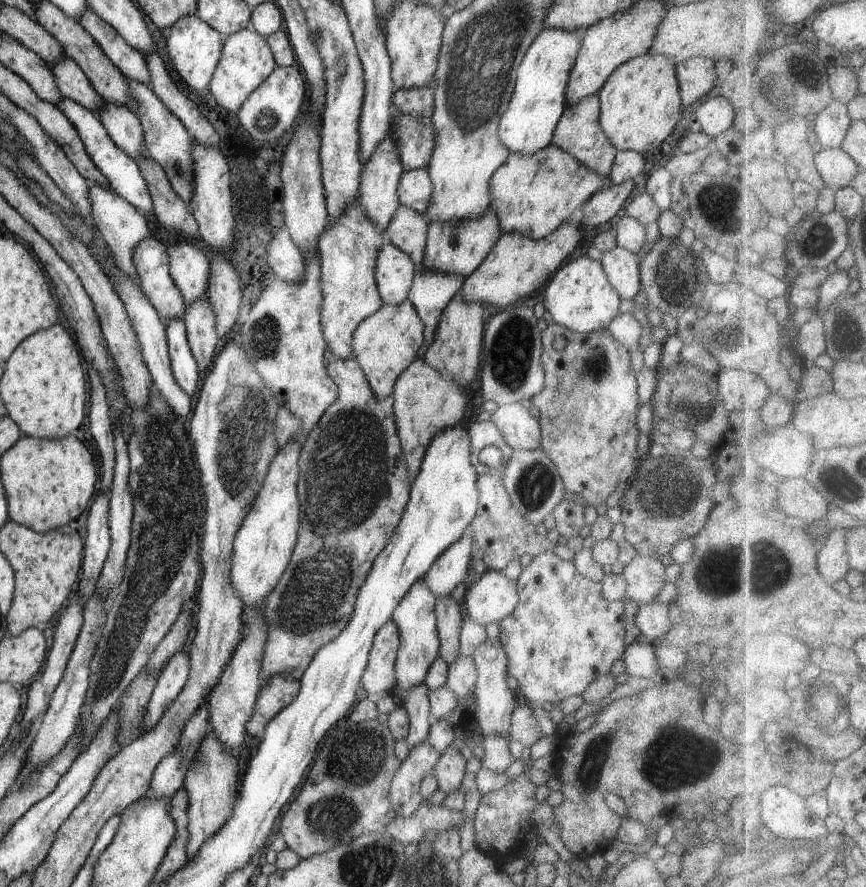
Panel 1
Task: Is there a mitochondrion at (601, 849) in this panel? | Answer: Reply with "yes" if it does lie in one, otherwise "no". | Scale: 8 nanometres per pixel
no

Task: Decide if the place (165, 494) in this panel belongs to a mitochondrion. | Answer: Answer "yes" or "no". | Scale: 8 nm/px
yes

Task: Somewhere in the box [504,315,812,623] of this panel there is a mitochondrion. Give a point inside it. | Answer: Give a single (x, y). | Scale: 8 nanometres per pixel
(659, 489)

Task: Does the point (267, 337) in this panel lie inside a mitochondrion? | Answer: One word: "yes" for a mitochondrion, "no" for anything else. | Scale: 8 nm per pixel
yes

